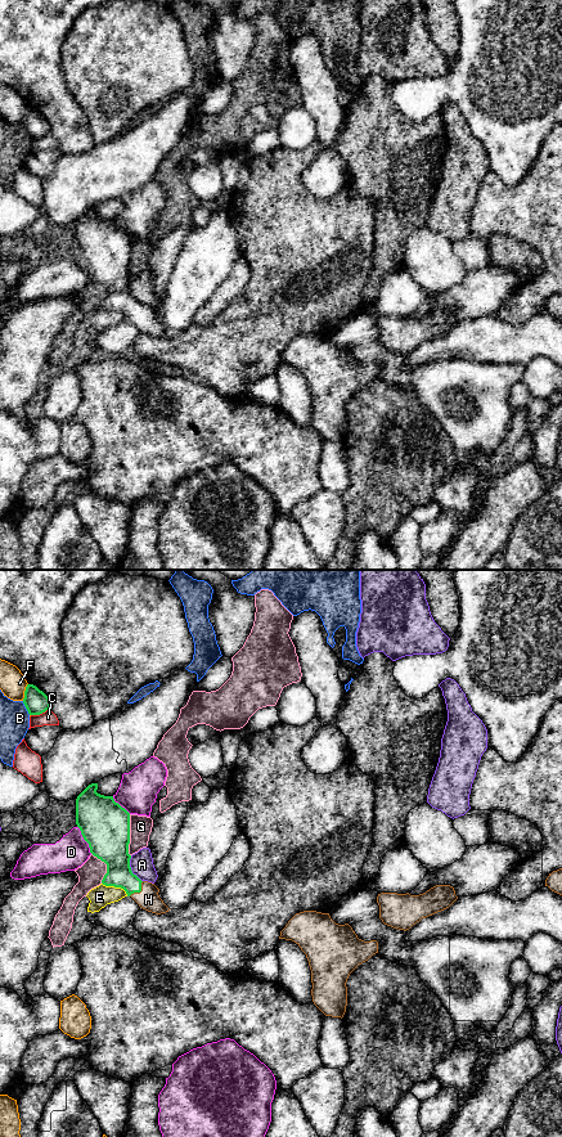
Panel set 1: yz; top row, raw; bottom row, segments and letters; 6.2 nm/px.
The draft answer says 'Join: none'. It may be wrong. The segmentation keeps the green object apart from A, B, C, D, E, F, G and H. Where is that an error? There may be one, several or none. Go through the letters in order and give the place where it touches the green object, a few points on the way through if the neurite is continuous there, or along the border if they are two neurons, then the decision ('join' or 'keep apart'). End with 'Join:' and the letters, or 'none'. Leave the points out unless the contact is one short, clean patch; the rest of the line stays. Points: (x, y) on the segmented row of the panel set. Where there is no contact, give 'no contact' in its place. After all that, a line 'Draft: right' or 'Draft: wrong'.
A: contact yz (130, 868); keep apart
B: contact yz (26, 708); keep apart
C: contact yz (40, 713); keep apart
D: contact yz (84, 839); keep apart
E: contact yz (116, 886); keep apart
F: contact yz (25, 692); keep apart
G: contact yz (129, 835); keep apart
H: contact yz (139, 891); way yz (118, 873), (139, 891), (148, 899); join
Join: H
Draft: wrong

